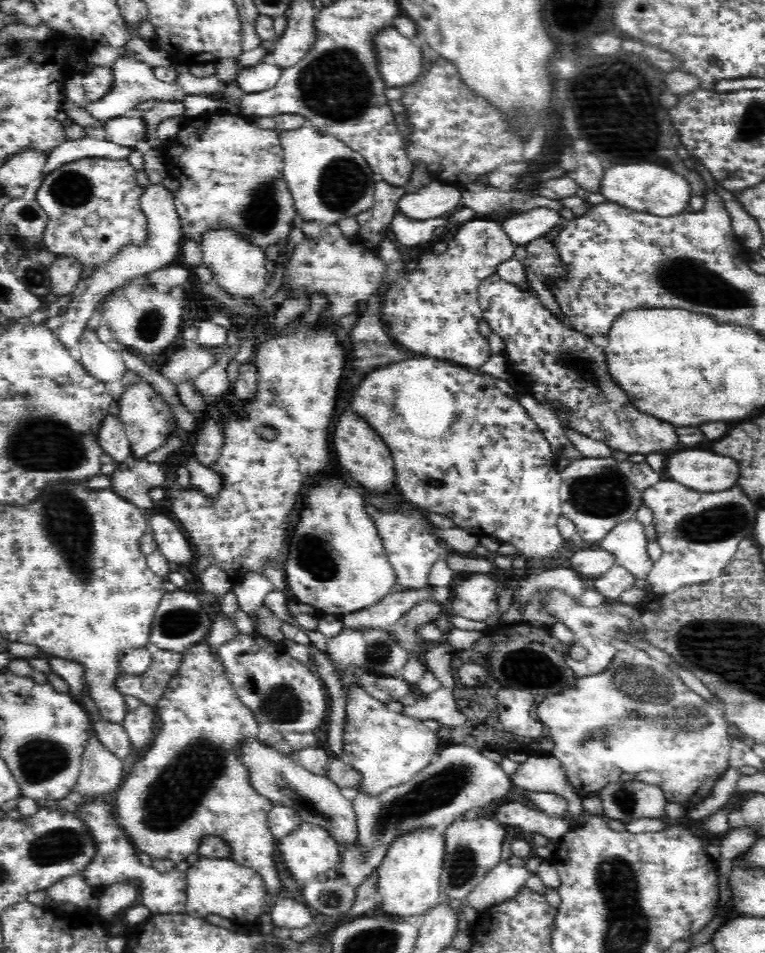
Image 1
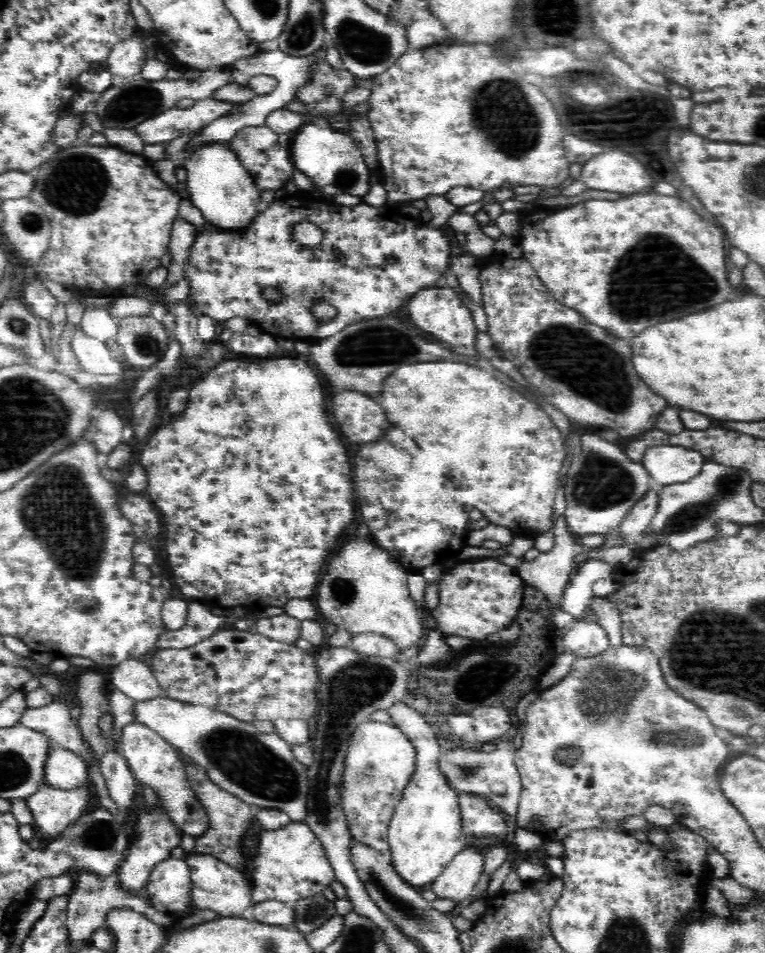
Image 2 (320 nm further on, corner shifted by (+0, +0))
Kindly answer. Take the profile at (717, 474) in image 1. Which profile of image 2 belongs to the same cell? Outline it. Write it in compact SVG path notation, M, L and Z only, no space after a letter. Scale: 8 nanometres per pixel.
M662 445L648 450L641 463L650 472L651 484L661 487L694 479L706 462L698 451Z

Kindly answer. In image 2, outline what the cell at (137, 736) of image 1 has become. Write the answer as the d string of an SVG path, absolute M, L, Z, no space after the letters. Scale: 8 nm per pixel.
M140 722L126 724L121 729L120 744L117 745L117 748L128 761L134 778L140 782L143 788L153 788L160 800L167 802L168 815L178 828L196 839L207 834L209 831L208 813L201 807L193 796L192 790L189 790L189 786L187 786L187 778L185 778L183 770L185 757L179 749Z

